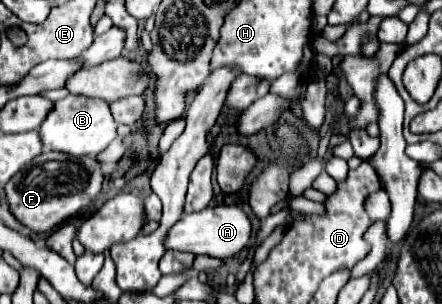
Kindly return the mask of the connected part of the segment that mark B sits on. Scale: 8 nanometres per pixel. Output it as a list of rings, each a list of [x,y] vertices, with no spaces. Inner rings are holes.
[[[69,95],[53,103],[53,111],[49,111],[49,115],[39,127],[39,135],[41,135],[43,149],[61,151],[73,157],[83,157],[83,155],[97,155],[103,149],[107,149],[107,145],[117,137],[115,129],[117,123],[111,117],[107,101]]]

